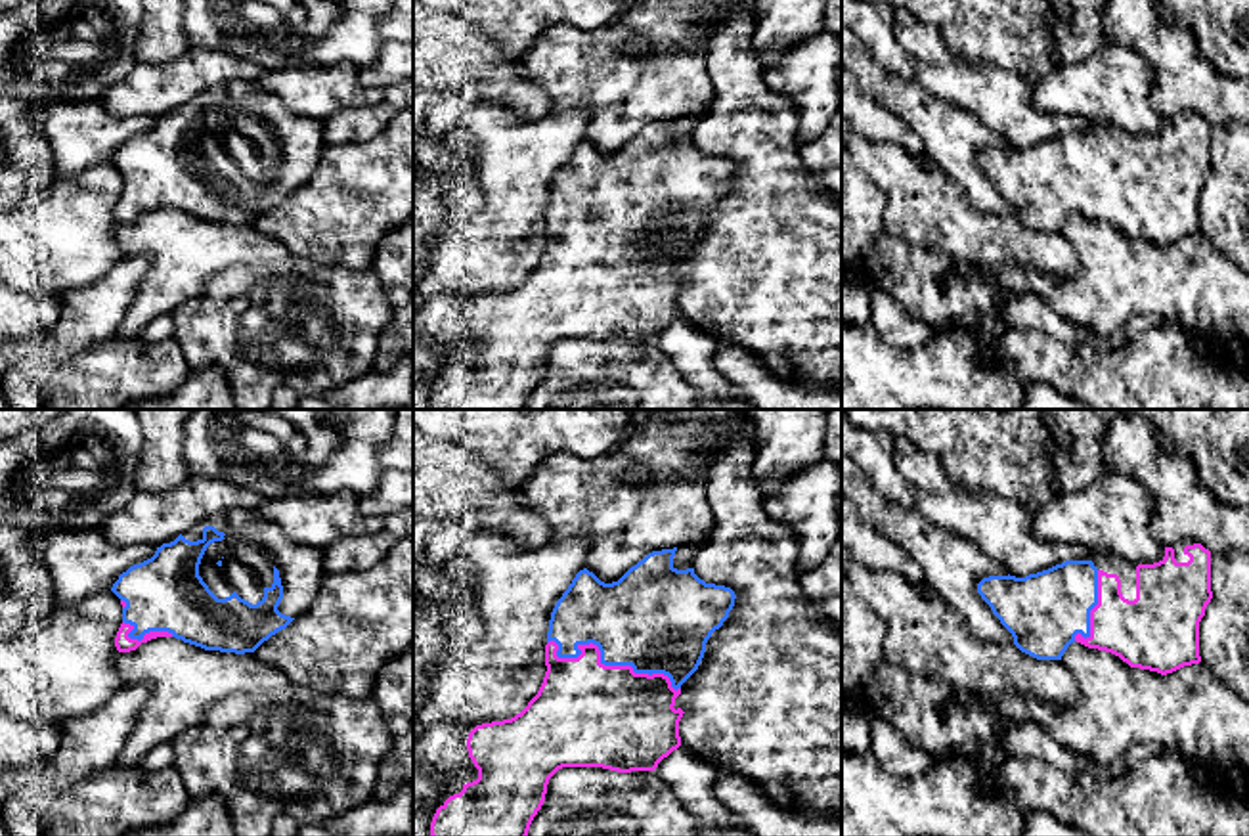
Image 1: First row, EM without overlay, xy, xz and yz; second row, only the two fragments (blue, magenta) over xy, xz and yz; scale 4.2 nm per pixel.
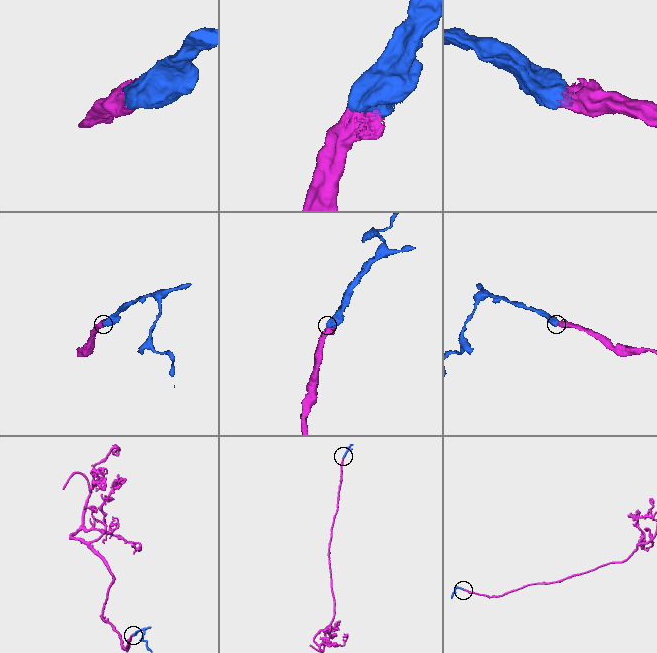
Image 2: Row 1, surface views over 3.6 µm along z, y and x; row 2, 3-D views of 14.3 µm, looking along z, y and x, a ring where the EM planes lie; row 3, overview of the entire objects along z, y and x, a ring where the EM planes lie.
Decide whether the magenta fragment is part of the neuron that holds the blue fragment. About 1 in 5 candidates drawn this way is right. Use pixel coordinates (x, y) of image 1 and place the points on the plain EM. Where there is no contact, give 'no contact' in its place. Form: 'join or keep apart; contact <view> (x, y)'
join; contact xz (603, 234)

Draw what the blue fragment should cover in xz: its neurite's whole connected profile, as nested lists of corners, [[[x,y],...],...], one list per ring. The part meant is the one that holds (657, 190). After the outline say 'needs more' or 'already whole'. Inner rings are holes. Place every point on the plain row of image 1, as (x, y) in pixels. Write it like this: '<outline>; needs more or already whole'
[[[677,119],[648,124],[643,132],[631,138],[618,153],[604,155],[587,140],[580,142],[562,168],[557,172],[547,203],[545,216],[545,249],[537,266],[528,277],[511,291],[492,293],[476,297],[467,310],[469,329],[478,341],[478,350],[463,356],[459,365],[449,367],[434,385],[430,394],[432,409],[526,409],[530,396],[541,381],[547,365],[549,350],[562,339],[603,339],[618,344],[631,342],[654,342],[658,335],[681,318],[679,293],[683,289],[681,279],[675,277],[675,270],[681,266],[681,256],[698,241],[706,214],[715,201],[723,197],[729,184],[734,178],[734,163],[725,157],[706,155],[694,145],[694,140],[677,142],[673,138]]]; needs more

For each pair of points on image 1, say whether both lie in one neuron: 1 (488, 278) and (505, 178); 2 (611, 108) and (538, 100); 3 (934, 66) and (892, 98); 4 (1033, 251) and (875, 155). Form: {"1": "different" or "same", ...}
{"1": "same", "2": "different", "3": "different", "4": "same"}

